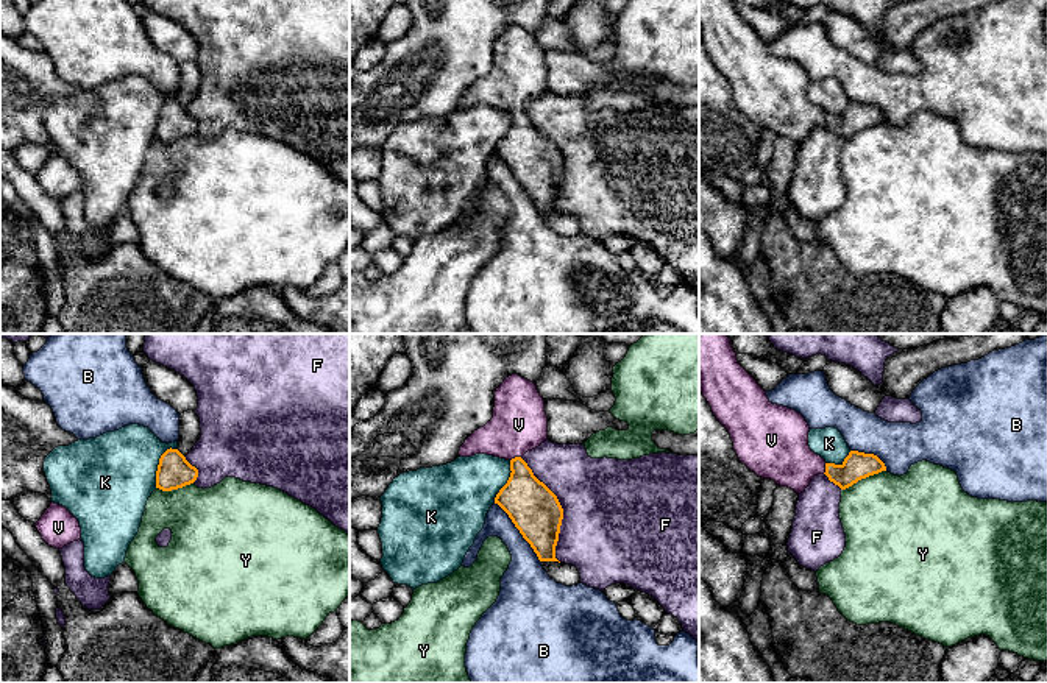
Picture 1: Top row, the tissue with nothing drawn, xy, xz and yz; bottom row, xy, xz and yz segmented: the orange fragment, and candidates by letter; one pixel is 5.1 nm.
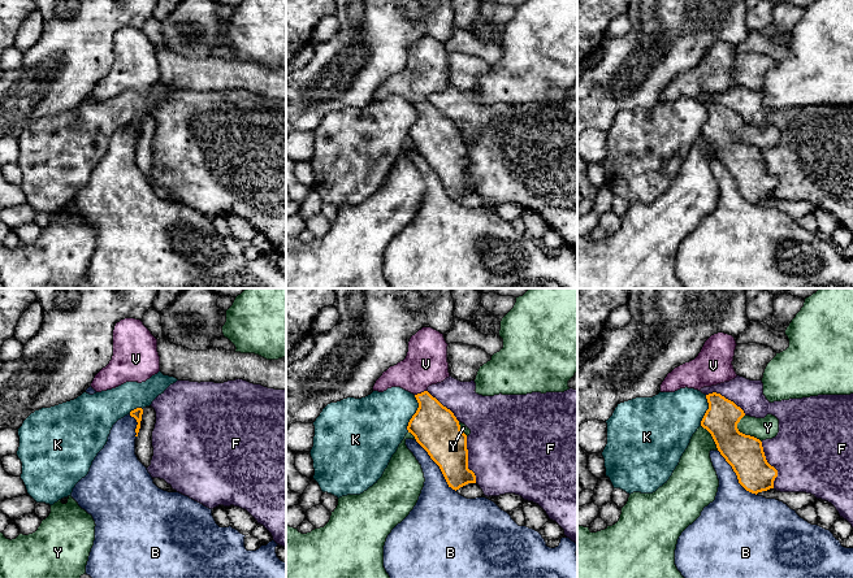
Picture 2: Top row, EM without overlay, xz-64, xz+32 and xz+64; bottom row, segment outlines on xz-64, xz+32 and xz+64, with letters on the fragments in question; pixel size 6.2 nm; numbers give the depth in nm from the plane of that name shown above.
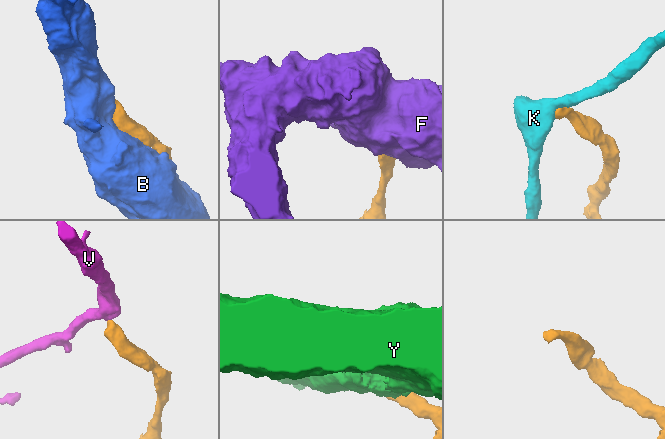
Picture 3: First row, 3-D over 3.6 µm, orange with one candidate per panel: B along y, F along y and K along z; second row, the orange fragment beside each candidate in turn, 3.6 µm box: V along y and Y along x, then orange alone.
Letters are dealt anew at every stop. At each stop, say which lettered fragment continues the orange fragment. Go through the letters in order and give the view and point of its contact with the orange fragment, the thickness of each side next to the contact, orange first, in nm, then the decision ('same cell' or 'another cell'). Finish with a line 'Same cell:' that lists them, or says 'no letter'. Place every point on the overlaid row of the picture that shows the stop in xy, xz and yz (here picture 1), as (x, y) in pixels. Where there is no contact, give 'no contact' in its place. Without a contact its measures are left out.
B: meets orange in xz at (520, 532); 260 nm thick on the orange side, 220 nm on the other; another cell
F: meets orange in xz at (562, 510); 260 nm thick on the orange side, 500 nm on the other; another cell
K: meets orange in xy at (158, 465); 180 nm thick on the orange side, 440 nm on the other; another cell
V: meets orange in xz at (515, 457); 240 nm thick on the orange side, 280 nm on the other; same cell
Y: meets orange in yz at (863, 477); 140 nm thick on the orange side, 460 nm on the other; another cell
Same cell: V

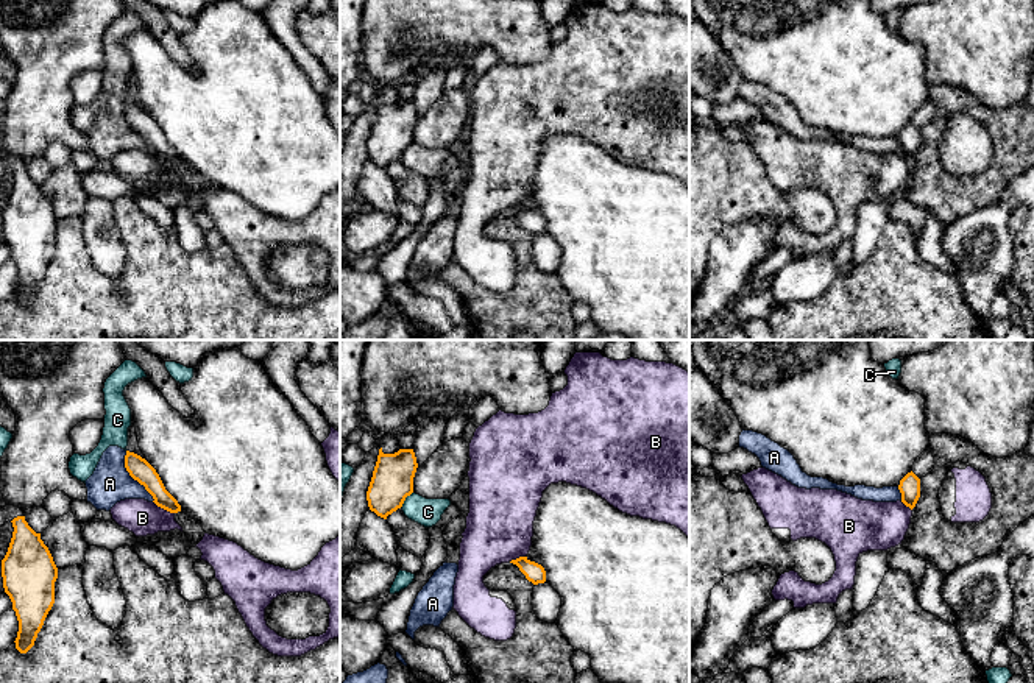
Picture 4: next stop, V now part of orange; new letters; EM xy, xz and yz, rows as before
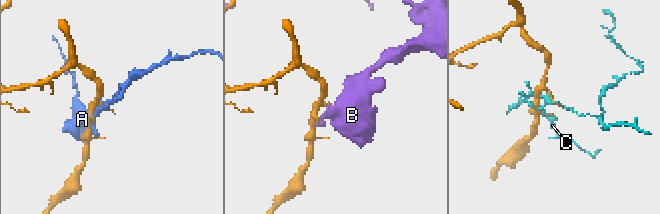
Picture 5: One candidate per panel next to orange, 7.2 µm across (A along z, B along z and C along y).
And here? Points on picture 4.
A: meets orange in xy at (133, 477); 110 nm thick on the orange side, 200 nm on the other; another cell
B: meets orange in xy at (164, 509); 110 nm thick on the orange side, 180 nm on the other; another cell
C: meets orange in xz at (404, 499); 220 nm thick on the orange side, 140 nm on the other; another cell
Same cell: no letter

